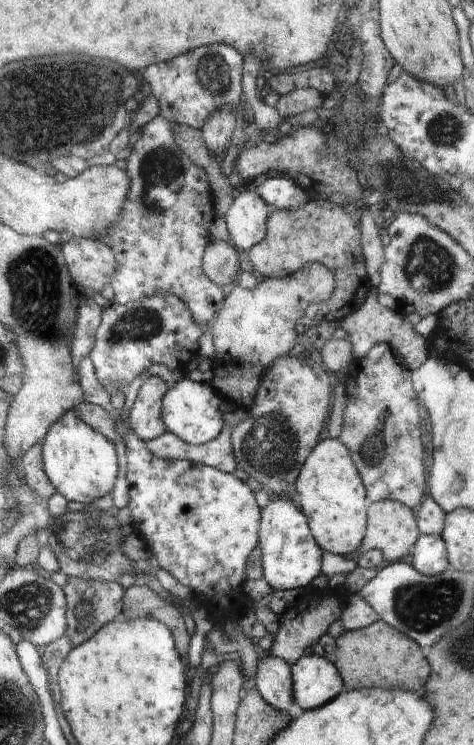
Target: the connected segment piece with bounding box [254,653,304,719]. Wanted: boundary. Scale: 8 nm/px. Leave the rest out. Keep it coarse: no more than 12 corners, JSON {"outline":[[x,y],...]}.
{"outline":[[260,656],[255,687],[280,712],[295,719],[295,701],[288,662]]}

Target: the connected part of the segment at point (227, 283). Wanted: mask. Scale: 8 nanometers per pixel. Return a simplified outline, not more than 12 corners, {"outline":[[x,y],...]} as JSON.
{"outline":[[218,240],[205,254],[205,274],[223,289],[238,274],[232,246]]}

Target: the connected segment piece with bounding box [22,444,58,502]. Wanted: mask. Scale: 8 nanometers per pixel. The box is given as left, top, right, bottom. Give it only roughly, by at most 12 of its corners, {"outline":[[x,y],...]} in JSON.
{"outline":[[43,444],[25,454],[27,482],[48,502],[58,494],[46,472]]}

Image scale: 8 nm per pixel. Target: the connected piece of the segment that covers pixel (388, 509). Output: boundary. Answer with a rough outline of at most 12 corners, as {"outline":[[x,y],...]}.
{"outline":[[374,501],[358,556],[376,548],[390,562],[417,544],[412,510]]}

